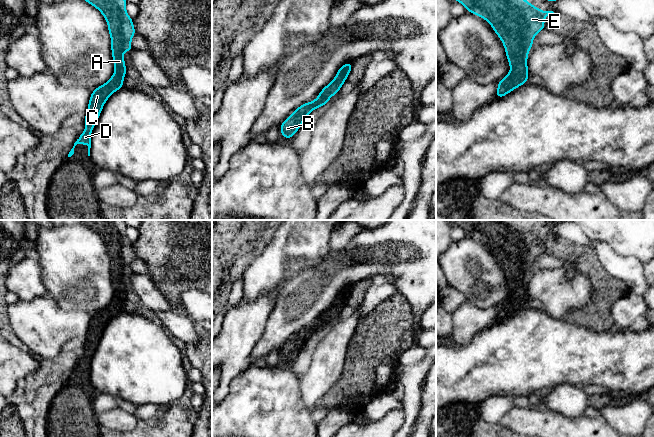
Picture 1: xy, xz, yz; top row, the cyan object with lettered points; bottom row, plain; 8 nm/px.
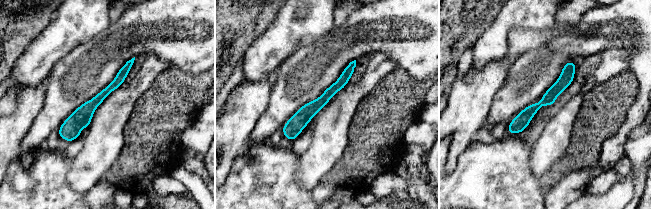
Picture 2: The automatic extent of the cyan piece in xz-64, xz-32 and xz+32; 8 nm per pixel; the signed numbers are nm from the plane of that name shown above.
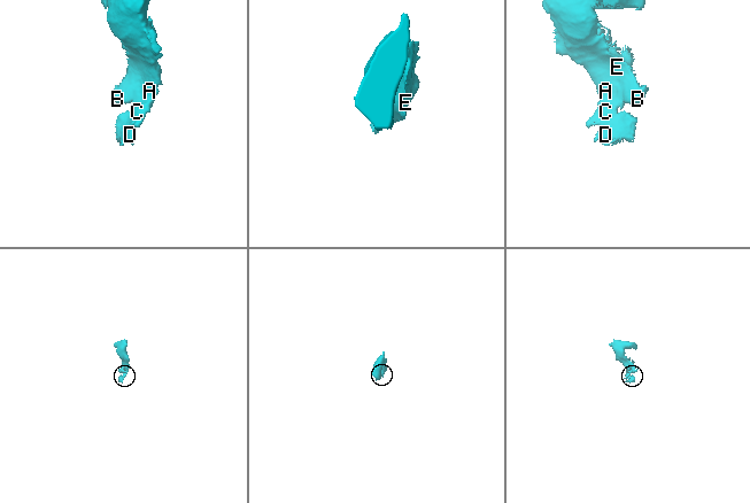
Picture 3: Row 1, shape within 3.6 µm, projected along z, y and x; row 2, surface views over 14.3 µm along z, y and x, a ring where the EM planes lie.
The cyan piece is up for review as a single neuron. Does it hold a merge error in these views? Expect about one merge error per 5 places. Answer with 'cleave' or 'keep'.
keep

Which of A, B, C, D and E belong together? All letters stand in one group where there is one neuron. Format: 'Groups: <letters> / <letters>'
Groups: A B C D E

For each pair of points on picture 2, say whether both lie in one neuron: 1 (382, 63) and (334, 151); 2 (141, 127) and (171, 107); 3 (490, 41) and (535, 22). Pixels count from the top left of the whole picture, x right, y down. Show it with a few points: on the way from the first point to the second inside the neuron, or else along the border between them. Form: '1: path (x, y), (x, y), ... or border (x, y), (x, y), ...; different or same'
1: path (364, 85), (338, 112), (334, 118), (334, 129); same
2: path (148, 127), (164, 112); same
3: path (501, 30), (509, 22), (524, 22); same

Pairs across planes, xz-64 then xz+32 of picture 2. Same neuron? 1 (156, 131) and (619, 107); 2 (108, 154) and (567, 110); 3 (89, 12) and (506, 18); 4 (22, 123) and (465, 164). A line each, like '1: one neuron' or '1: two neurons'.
1: one neuron
2: one neuron
3: one neuron
4: two neurons

